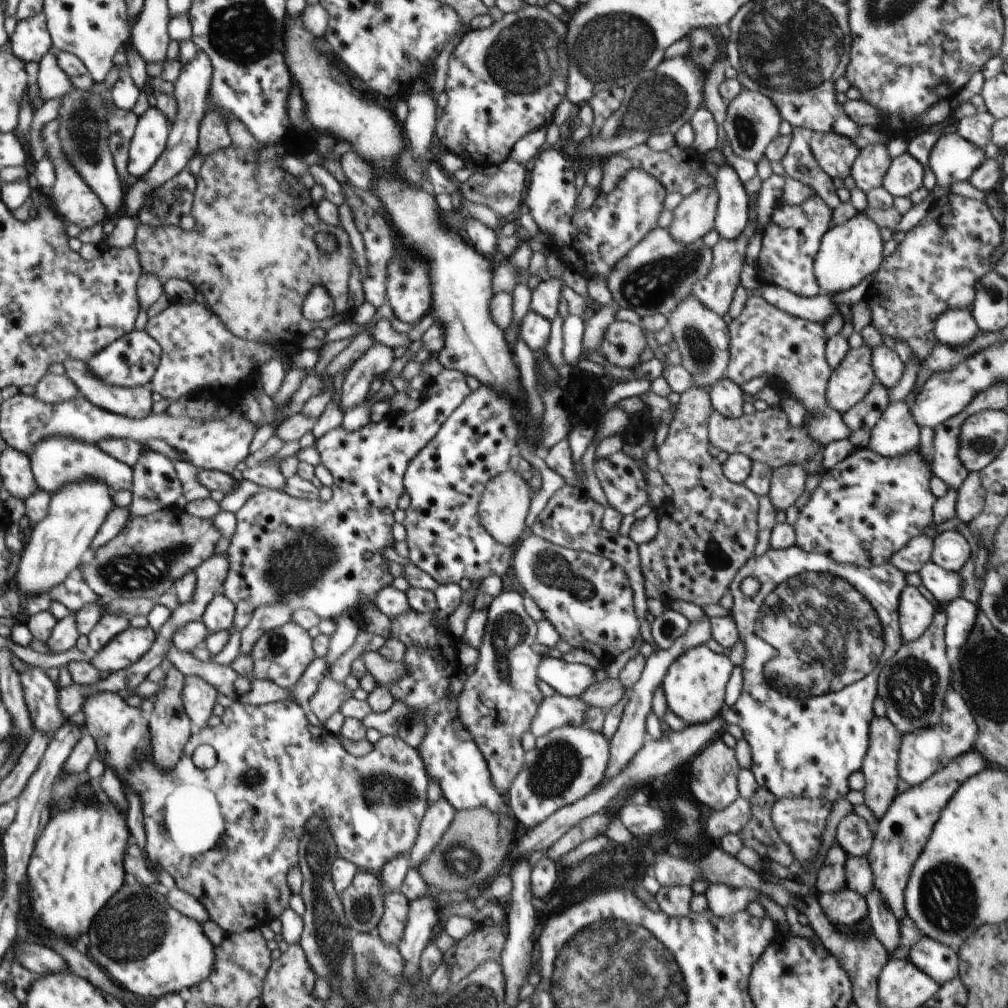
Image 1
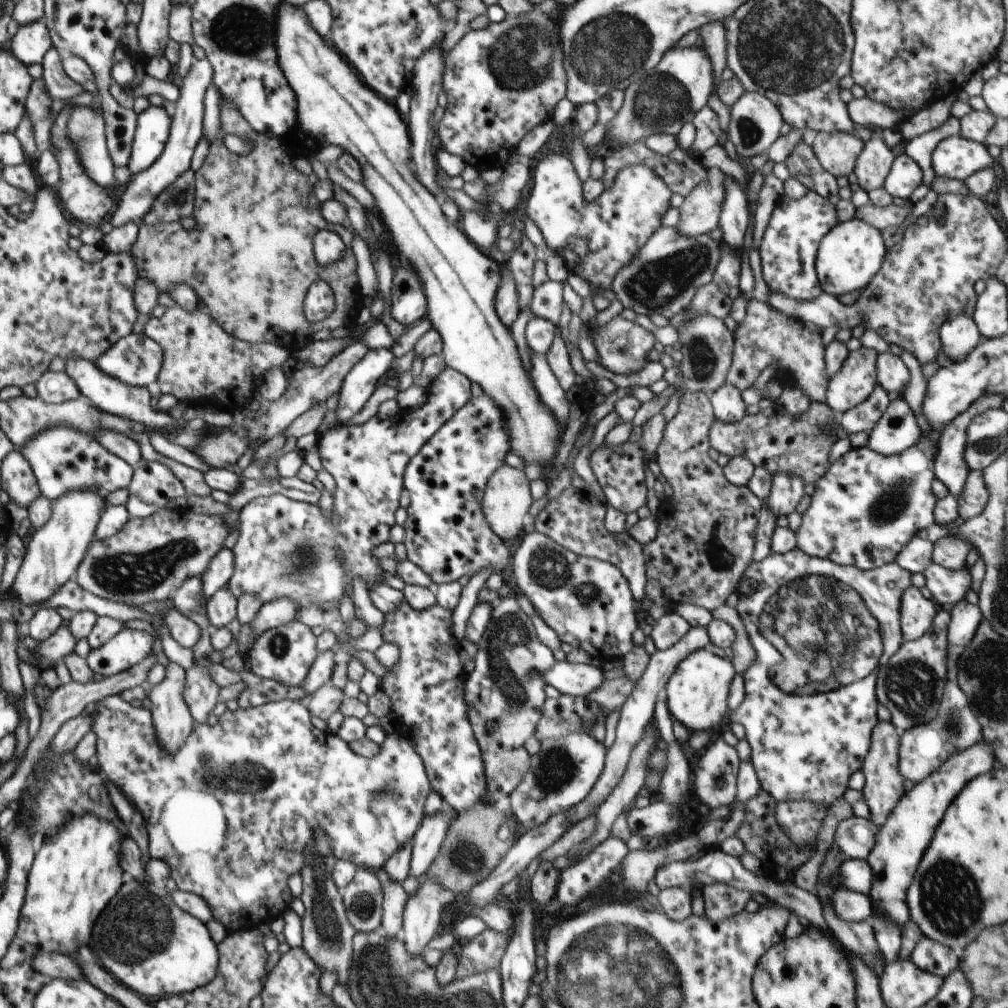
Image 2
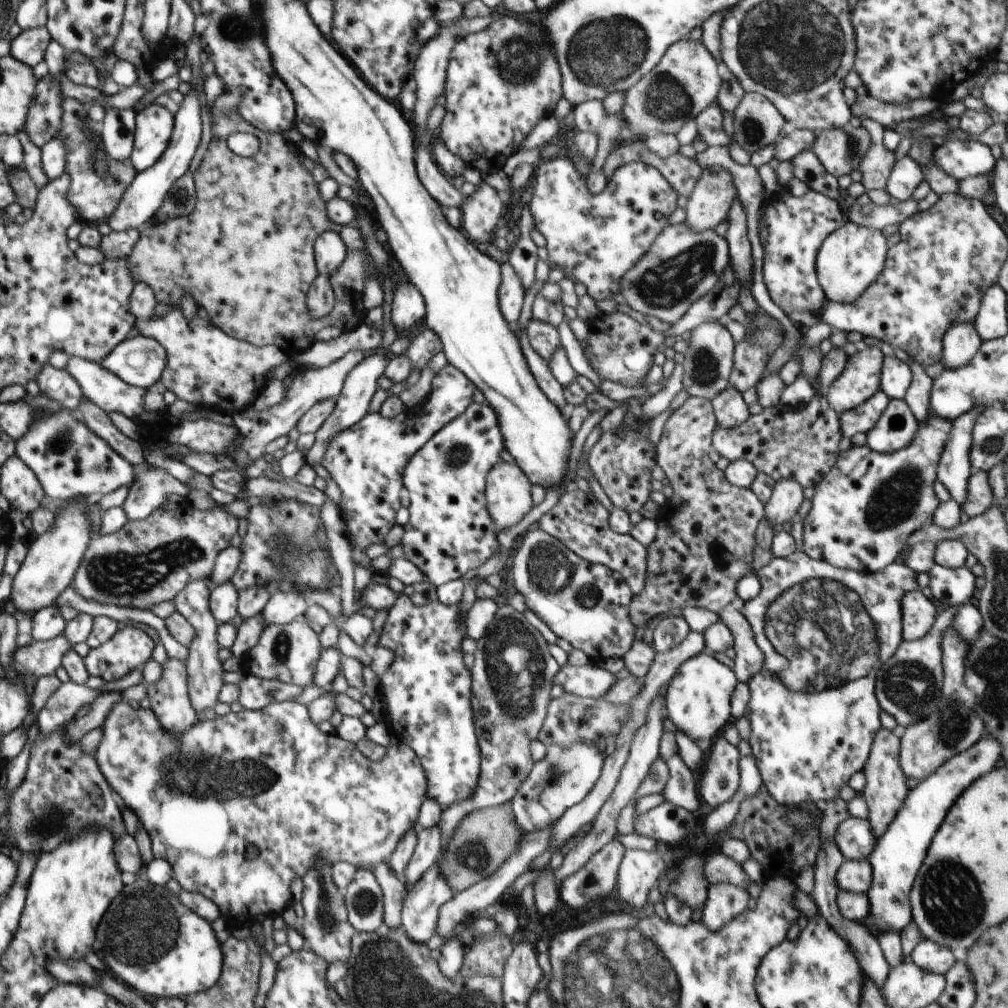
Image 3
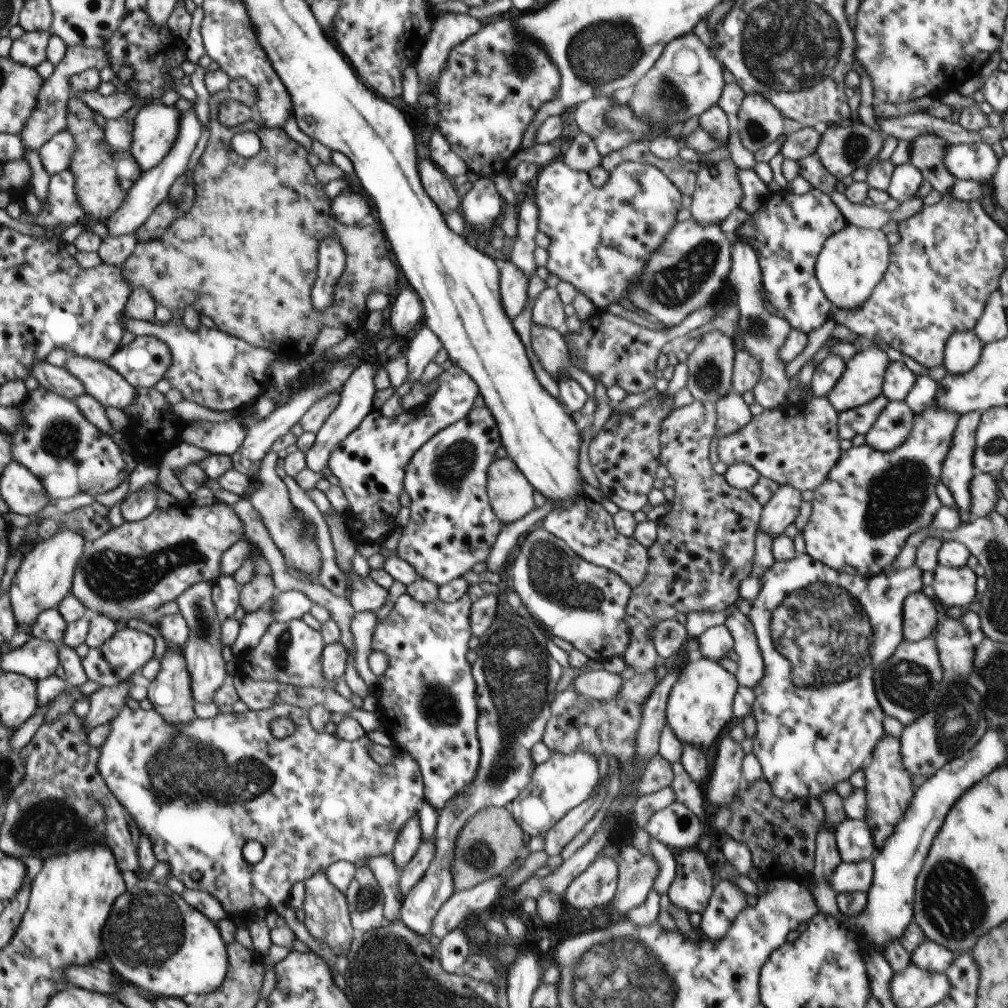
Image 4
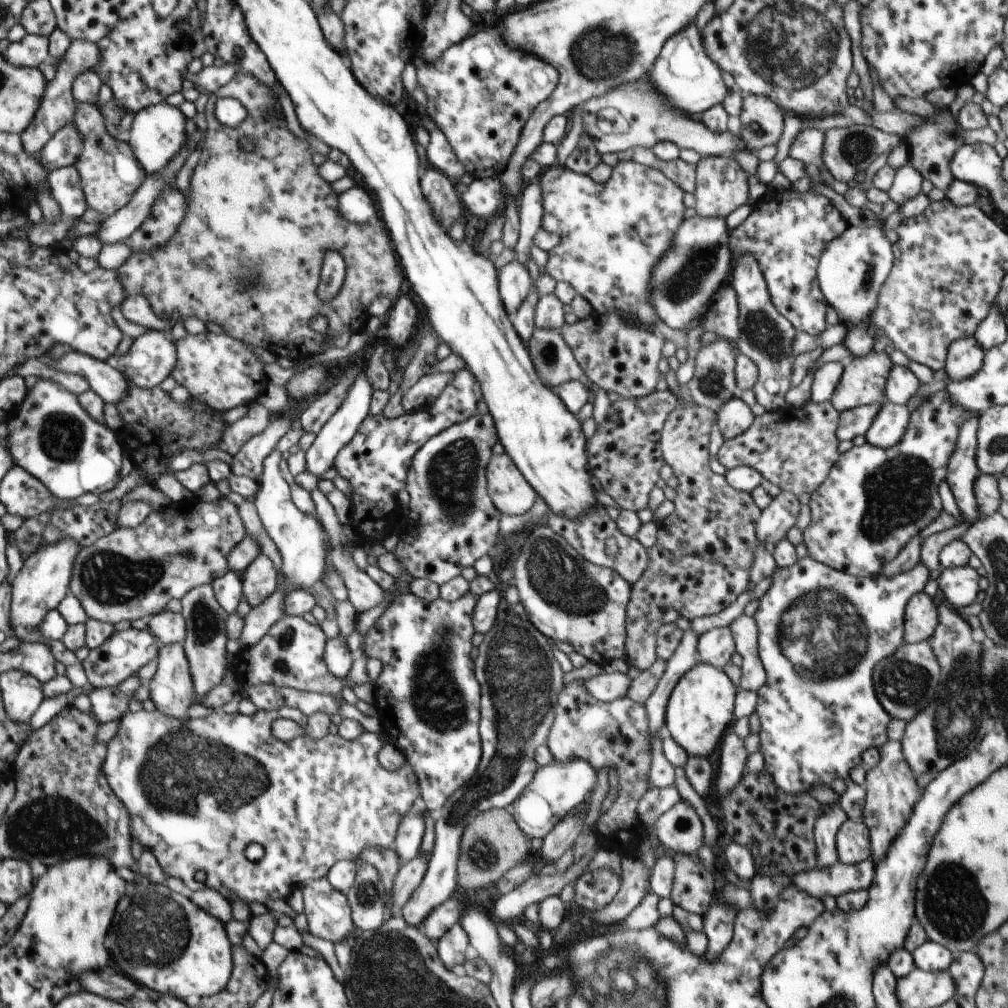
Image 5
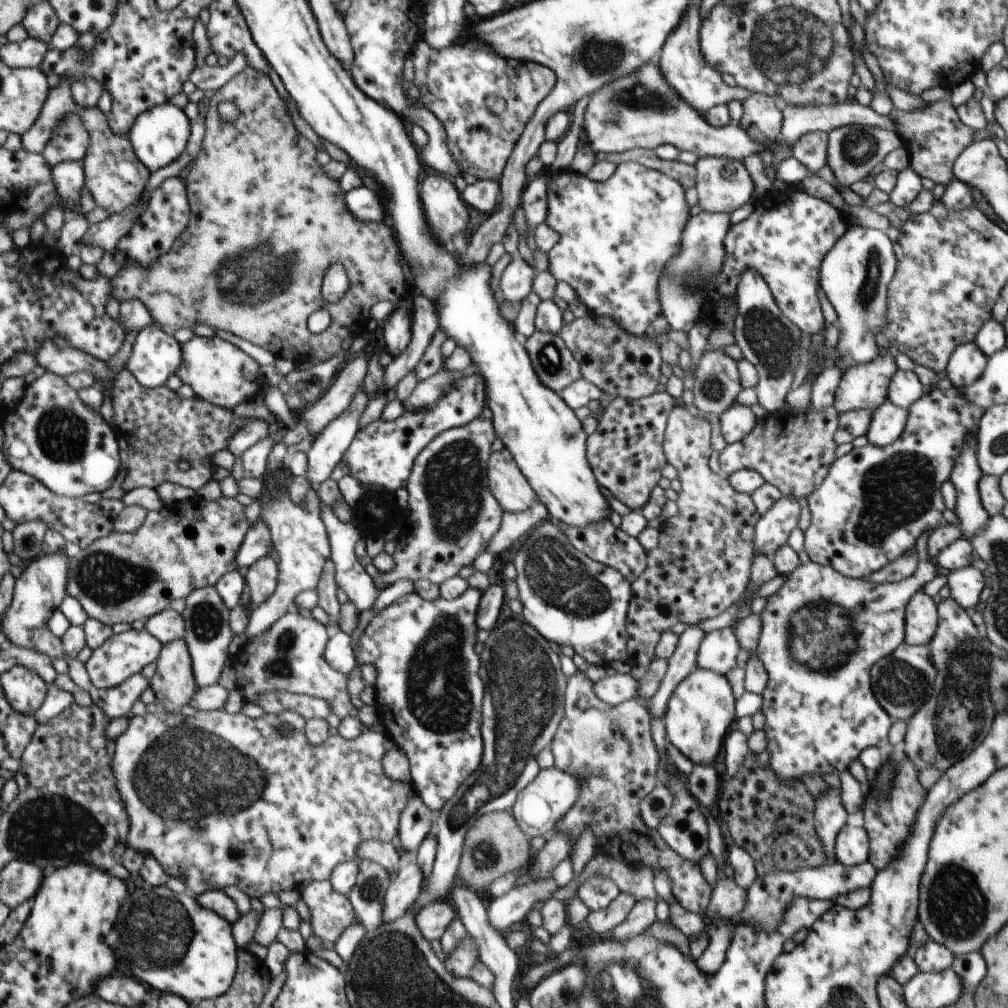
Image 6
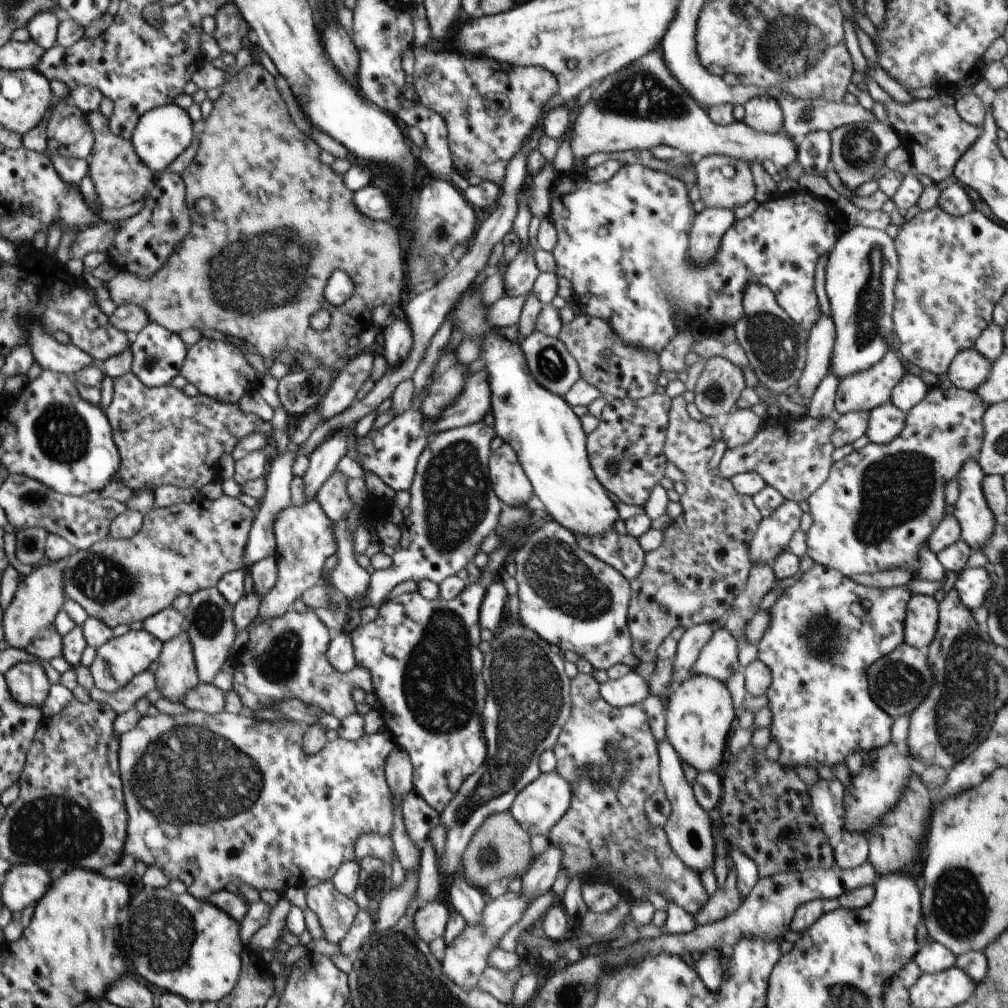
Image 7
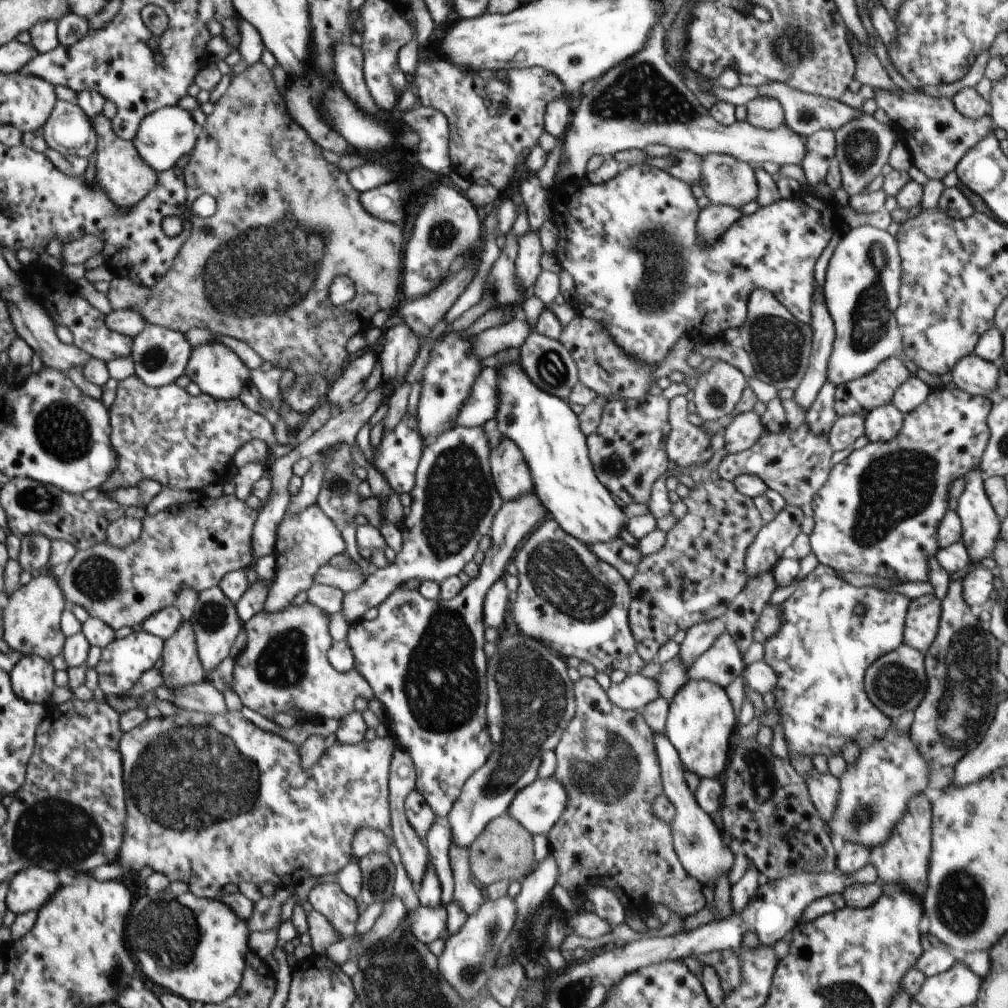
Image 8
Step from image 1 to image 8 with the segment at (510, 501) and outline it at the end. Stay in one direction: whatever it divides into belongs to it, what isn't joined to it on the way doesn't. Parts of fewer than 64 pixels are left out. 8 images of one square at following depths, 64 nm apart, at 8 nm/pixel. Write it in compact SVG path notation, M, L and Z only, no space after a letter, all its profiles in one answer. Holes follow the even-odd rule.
M500 435L500 443L489 452L489 463L496 490L503 501L534 491L526 459L511 438Z

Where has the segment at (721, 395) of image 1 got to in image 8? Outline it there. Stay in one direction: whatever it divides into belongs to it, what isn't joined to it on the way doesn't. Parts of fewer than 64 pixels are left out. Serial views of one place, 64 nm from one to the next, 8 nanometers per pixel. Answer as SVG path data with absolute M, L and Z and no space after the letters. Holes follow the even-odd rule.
M753 410L739 414L723 431L726 454L736 454L752 448L766 432L761 416Z

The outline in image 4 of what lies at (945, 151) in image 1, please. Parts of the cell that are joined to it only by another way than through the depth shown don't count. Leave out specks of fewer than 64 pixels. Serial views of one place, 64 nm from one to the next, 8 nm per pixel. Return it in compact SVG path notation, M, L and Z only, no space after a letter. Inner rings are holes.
M958 143L950 145L945 153L945 165L956 179L992 183L999 159L989 144Z

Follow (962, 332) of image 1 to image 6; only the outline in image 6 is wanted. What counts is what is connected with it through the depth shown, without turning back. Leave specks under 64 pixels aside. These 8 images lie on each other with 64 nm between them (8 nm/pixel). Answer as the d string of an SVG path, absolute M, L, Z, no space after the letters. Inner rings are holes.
M974 342L960 345L950 355L945 368L947 377L957 389L970 386L982 376L987 359Z

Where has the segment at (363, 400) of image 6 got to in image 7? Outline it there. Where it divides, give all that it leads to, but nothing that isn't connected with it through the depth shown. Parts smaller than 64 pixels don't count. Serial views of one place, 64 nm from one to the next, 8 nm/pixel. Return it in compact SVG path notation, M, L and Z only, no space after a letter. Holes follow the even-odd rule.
M337 431L308 456L309 467L303 476L306 502L315 498L322 484L330 478L342 456L346 454L349 454L347 433Z

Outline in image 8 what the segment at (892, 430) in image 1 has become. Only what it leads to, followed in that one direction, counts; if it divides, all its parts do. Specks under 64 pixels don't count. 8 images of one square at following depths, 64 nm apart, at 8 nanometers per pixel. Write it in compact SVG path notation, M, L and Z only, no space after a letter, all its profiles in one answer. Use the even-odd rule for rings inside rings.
M891 402L871 410L865 416L865 435L872 442L888 442L902 428L904 413Z

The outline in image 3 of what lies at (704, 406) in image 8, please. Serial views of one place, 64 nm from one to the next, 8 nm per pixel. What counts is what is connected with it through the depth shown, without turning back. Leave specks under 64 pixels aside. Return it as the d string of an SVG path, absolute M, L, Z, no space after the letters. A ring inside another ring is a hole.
M712 321L697 326L685 337L690 341L690 347L684 353L683 388L690 397L702 397L711 401L729 385L735 351L732 335L726 329L724 321Z

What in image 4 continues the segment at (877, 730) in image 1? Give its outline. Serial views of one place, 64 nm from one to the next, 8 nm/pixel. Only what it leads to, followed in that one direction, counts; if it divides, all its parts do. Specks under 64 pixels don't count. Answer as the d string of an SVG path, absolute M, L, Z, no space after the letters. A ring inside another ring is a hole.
M884 735L877 742L873 755L868 764L863 768L864 789L867 809L864 820L870 827L876 851L880 850L886 839L894 832L895 826L902 820L907 811L915 787L912 785L912 775L906 770L901 757L901 742L890 735Z

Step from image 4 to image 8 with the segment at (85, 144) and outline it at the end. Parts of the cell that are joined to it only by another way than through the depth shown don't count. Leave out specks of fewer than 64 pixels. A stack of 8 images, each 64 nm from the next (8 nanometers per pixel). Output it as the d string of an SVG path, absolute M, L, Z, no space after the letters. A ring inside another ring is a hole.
M103 112L92 118L93 127L97 132L98 159L95 176L117 207L131 208L154 190L160 182L160 177L159 173L142 158L133 141L120 138L112 131L110 121Z

